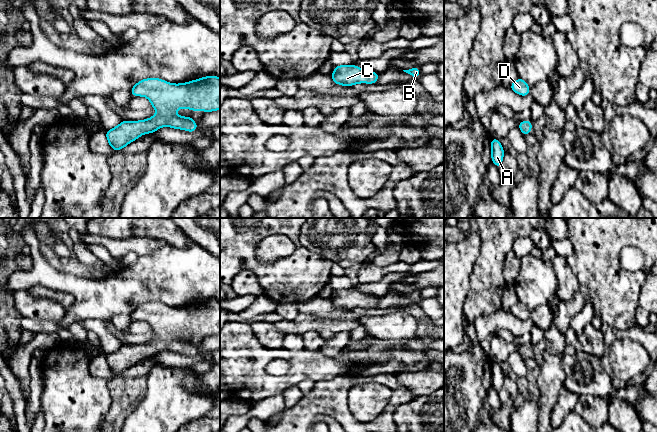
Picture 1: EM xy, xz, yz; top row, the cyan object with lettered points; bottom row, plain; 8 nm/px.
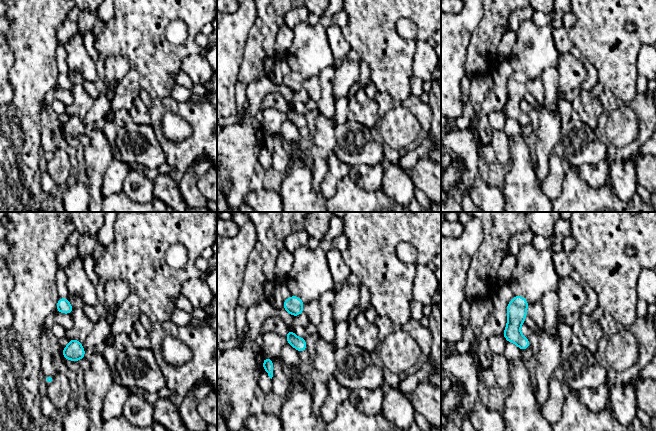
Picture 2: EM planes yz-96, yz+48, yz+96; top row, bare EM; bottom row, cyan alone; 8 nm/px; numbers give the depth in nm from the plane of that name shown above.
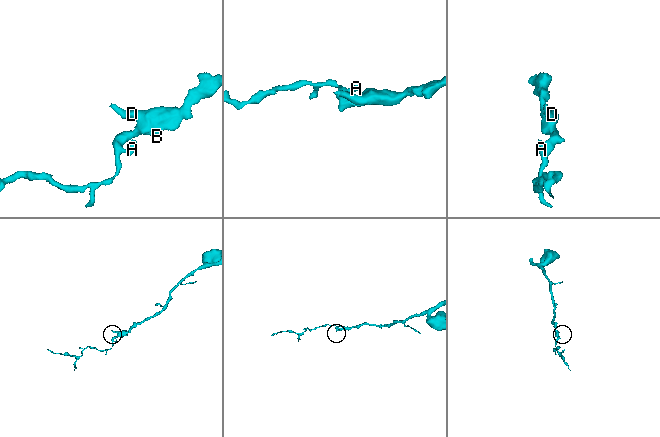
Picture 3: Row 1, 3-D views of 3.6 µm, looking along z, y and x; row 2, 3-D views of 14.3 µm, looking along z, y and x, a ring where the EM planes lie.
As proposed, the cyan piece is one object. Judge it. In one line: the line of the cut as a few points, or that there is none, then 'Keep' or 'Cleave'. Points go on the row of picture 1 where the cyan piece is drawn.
No split. Keep

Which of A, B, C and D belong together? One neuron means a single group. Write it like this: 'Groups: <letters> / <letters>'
Groups: A B C D

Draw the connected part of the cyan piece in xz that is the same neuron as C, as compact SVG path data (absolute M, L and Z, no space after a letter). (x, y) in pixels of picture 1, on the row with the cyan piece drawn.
M340 65L335 66L335 70L331 73L333 82L338 85L345 85L347 87L357 83L375 84L379 78L379 73L367 72L358 66Z

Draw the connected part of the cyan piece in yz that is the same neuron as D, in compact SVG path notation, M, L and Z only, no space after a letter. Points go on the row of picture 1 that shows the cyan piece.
M518 78L516 81L514 81L510 85L510 89L521 96L530 95L529 86L527 85L526 81L521 78Z

